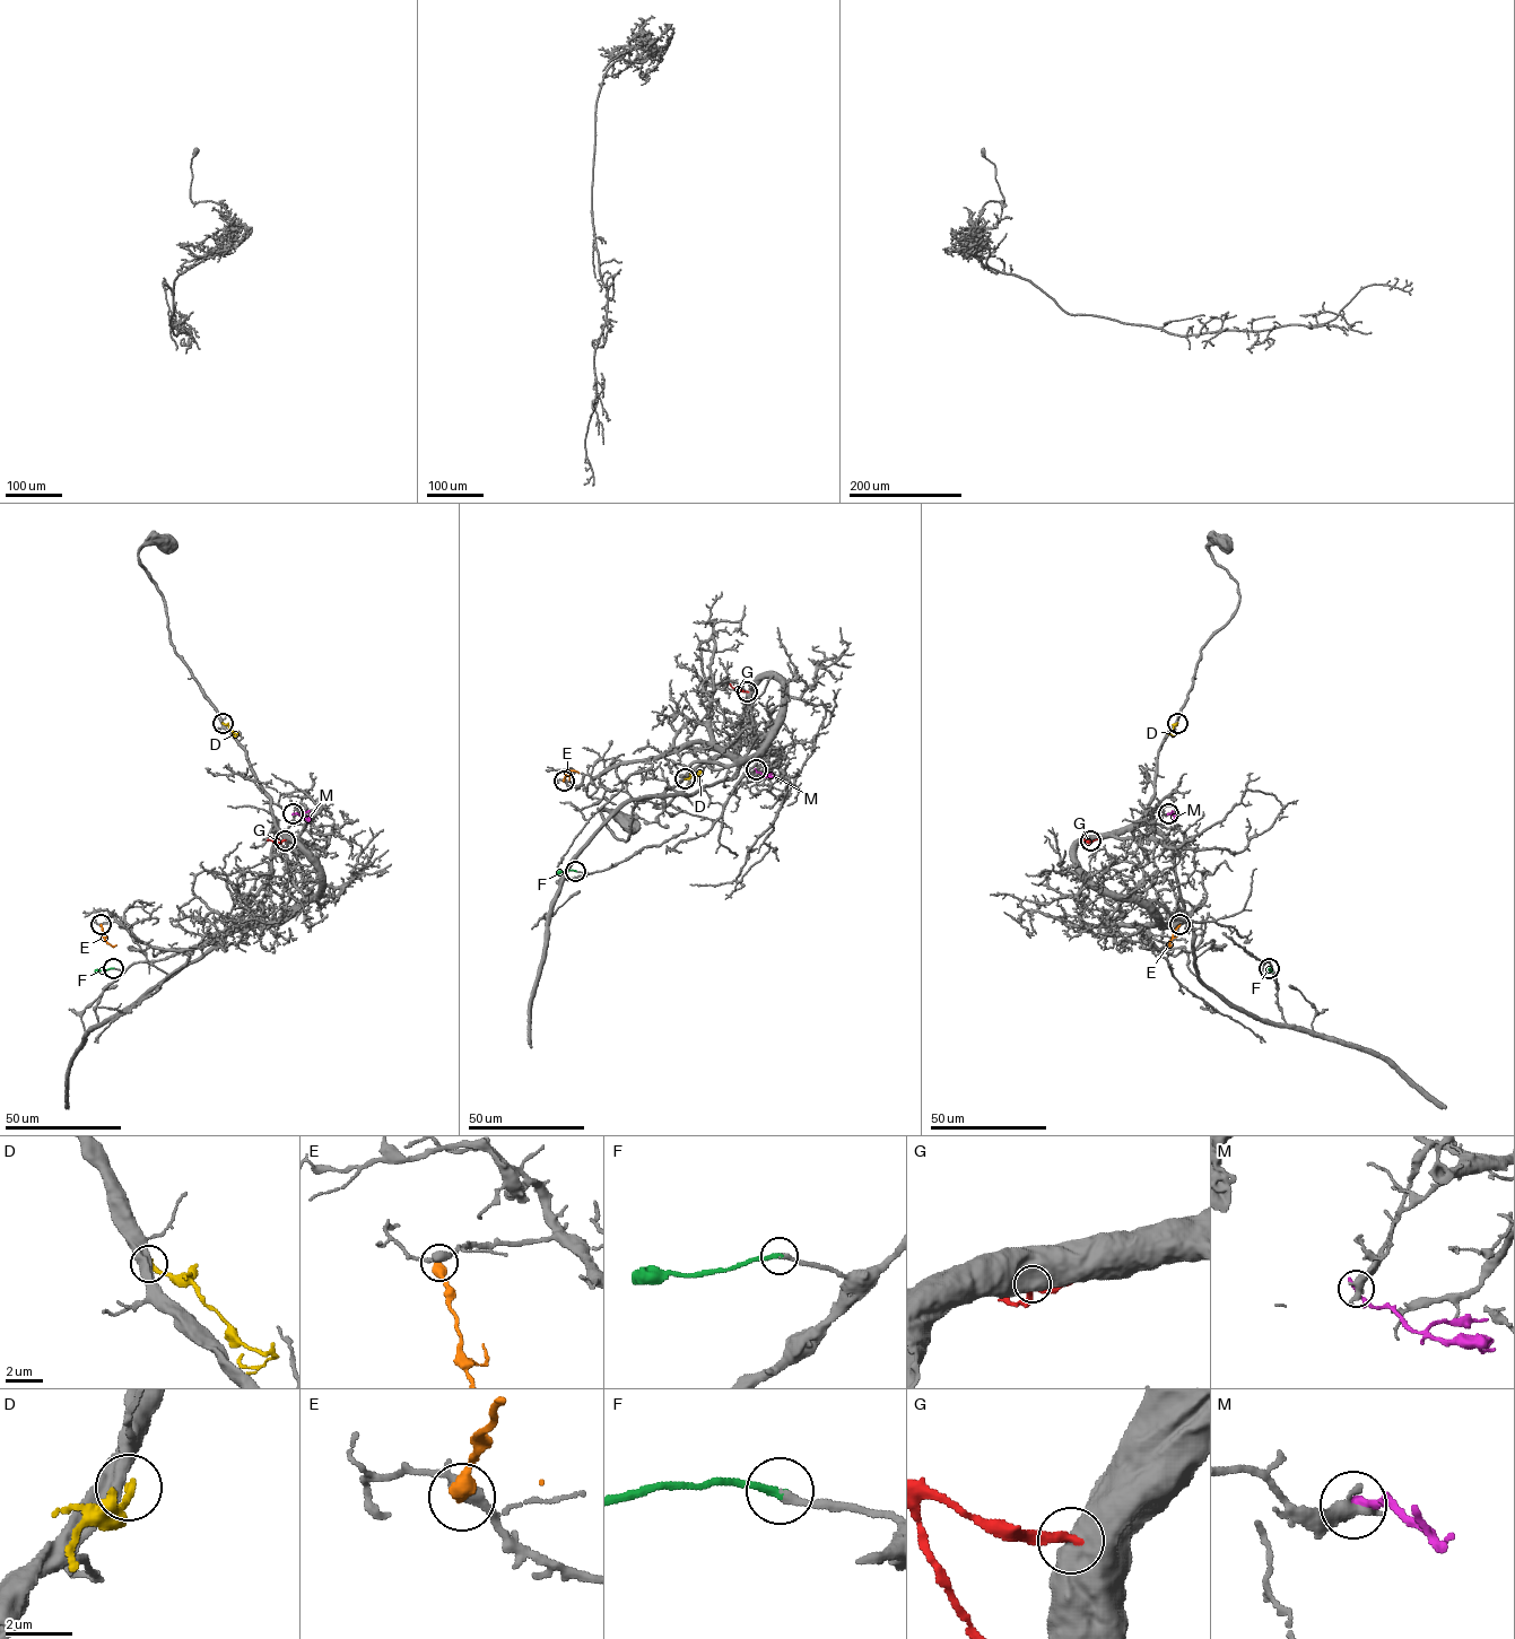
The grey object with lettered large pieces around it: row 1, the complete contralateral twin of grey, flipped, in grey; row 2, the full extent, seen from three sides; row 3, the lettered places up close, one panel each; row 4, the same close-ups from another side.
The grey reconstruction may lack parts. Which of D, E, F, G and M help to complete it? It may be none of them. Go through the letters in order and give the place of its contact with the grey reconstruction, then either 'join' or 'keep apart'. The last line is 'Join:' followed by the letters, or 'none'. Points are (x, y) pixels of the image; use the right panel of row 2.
D: meets grey at (1177, 723); keep apart
E: meets grey at (1180, 924); keep apart
F: meets grey at (1269, 968); join
G: meets grey at (1090, 840); keep apart
M: meets grey at (1168, 813); keep apart
Join: F

